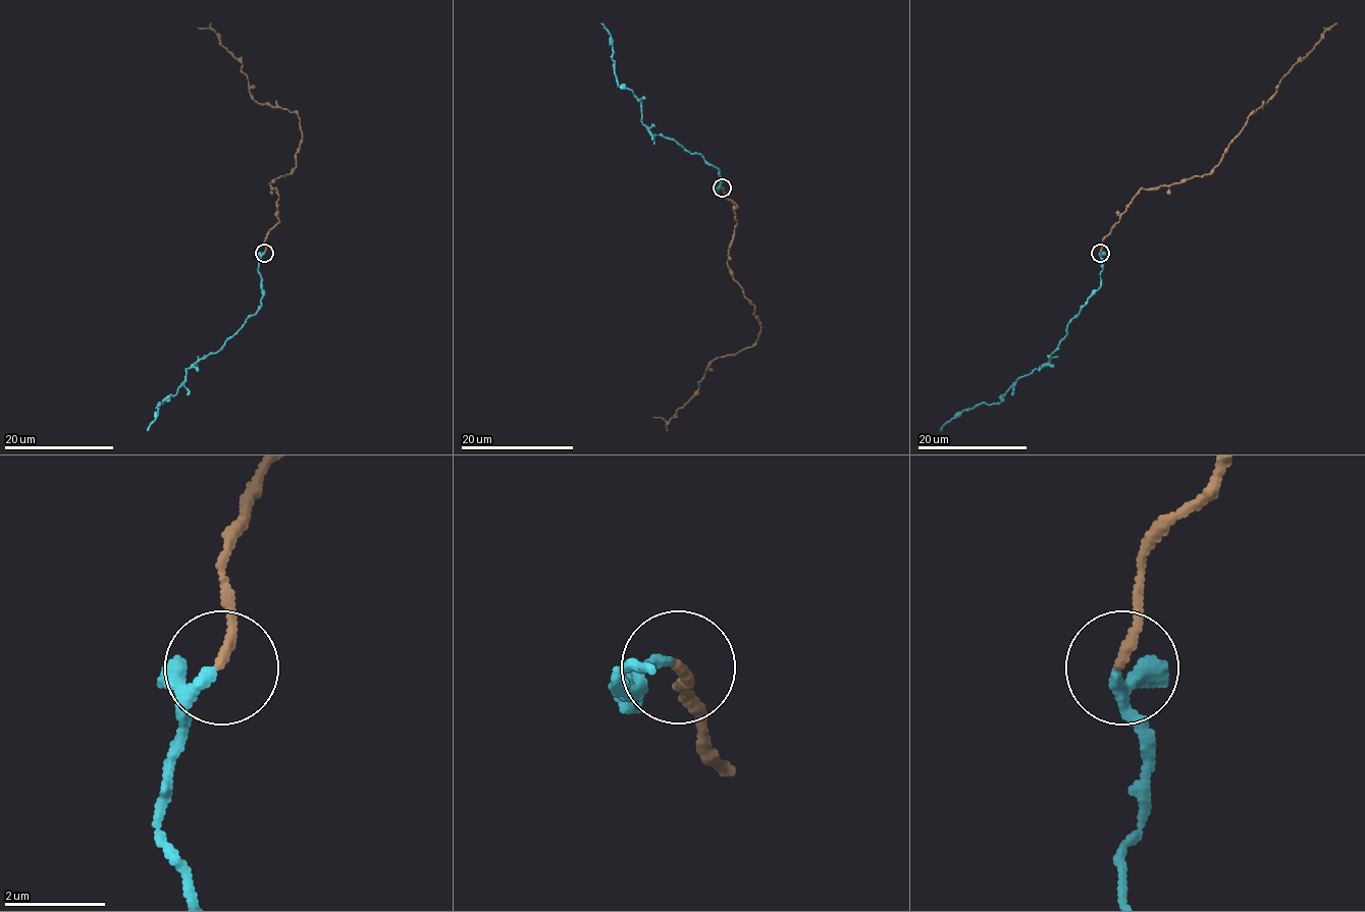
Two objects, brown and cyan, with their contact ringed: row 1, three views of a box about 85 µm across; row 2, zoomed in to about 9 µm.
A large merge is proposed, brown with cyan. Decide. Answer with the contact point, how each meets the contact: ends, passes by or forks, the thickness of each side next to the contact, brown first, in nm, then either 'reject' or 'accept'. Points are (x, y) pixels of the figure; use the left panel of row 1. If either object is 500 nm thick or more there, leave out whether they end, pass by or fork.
(264, 253) | brown ends | cyan passes by | 190/170 nm | accept

